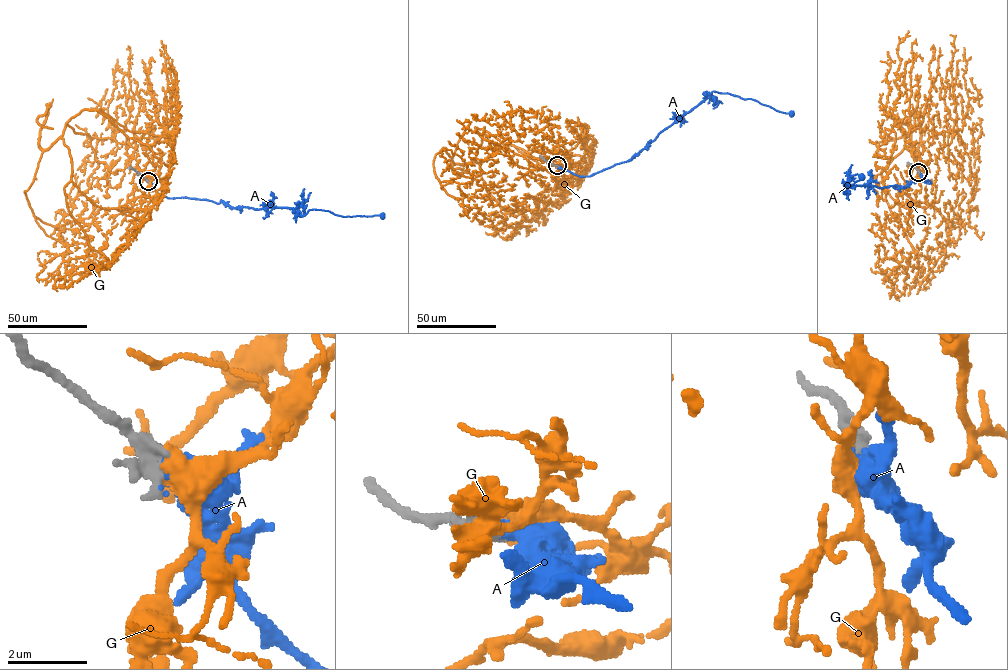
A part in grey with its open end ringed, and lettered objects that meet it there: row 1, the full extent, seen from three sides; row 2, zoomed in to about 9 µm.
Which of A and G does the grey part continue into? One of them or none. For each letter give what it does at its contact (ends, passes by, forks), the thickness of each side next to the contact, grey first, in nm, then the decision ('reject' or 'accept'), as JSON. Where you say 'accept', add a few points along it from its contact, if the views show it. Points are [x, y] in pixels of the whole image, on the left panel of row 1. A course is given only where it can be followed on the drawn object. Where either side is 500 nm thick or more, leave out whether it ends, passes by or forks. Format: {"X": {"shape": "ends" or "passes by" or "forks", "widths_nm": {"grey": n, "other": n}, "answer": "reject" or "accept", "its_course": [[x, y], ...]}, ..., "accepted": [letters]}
{"A": {"widths_nm": {"grey": 500, "other": 440}, "answer": "accept", "its_course": [[148, 181], [163, 196], [222, 201], [234, 208], [296, 208], [302, 216], [316, 209], [343, 216], [382, 216]]}, "G": {"widths_nm": {"grey": 500, "other": 550}, "answer": "reject"}, "accepted": ["A"]}

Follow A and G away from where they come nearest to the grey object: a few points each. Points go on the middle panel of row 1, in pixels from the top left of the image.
A: (557, 166), (579, 176), (591, 176), (630, 160), (713, 91), (752, 99), (791, 113)
G: (557, 166), (572, 162), (513, 145), (473, 160), (475, 127), (504, 149), (537, 115), (521, 117)

